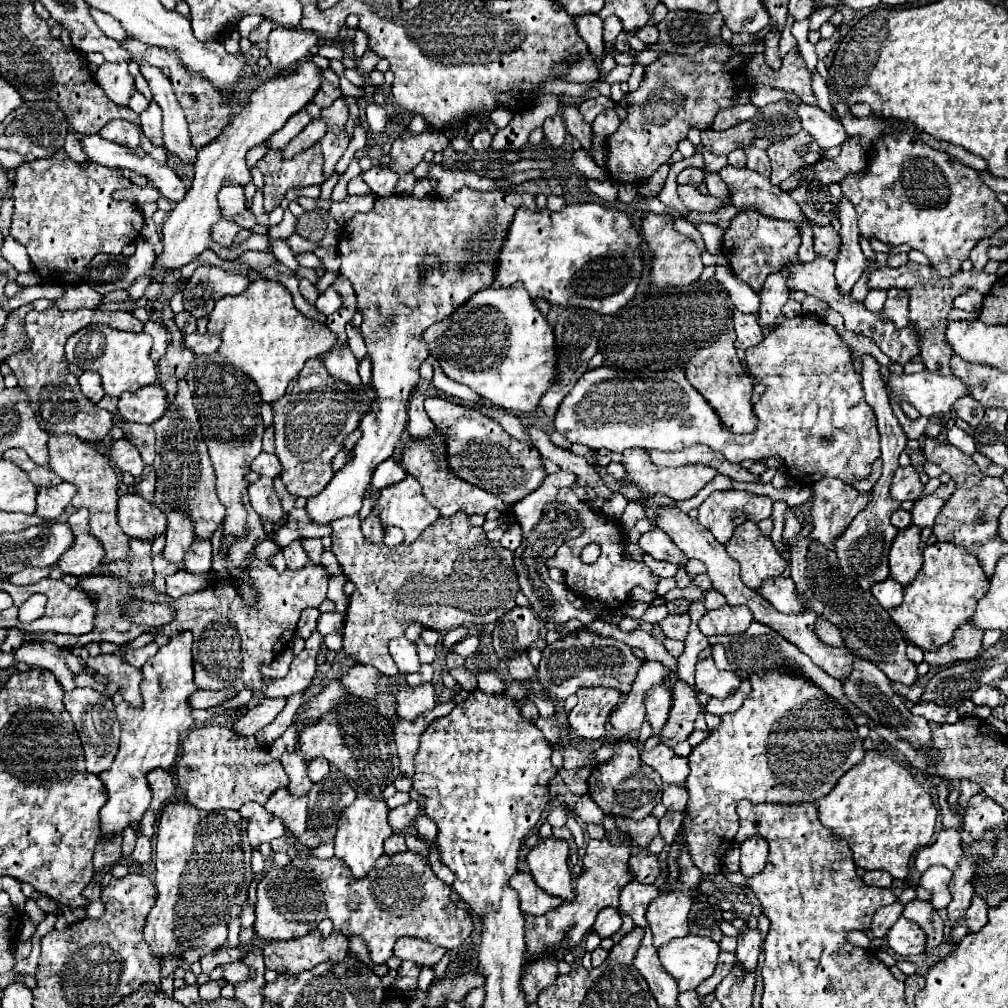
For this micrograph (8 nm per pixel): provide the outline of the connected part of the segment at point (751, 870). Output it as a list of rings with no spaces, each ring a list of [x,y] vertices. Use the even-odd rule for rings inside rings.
[[[751,836],[741,844],[741,872],[751,878],[759,874],[767,864],[769,844],[761,836]]]

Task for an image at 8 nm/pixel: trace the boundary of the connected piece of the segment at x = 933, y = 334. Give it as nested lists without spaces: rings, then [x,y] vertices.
[[[869,262],[869,268],[865,270],[869,274],[869,288],[875,290],[889,290],[889,288],[901,288],[901,290],[907,290],[909,296],[911,296],[911,302],[909,302],[909,310],[911,310],[911,324],[915,324],[917,332],[921,334],[921,358],[923,358],[923,364],[927,370],[931,372],[937,372],[937,374],[943,374],[943,376],[953,376],[951,372],[951,356],[953,356],[953,348],[951,344],[947,342],[945,338],[945,330],[947,330],[947,312],[953,308],[953,300],[955,296],[967,292],[967,290],[977,290],[981,294],[987,294],[987,290],[995,284],[997,276],[995,274],[987,274],[987,272],[957,272],[955,276],[951,278],[943,278],[935,272],[935,268],[931,266],[923,266],[923,264],[915,264],[915,262],[909,262],[901,268],[879,268],[875,270],[875,264]]]

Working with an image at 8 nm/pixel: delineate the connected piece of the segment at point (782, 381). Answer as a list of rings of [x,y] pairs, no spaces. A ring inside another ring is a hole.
[[[807,314],[795,316],[771,330],[761,344],[745,350],[745,360],[753,378],[767,380],[763,398],[753,405],[753,414],[757,416],[759,424],[751,434],[729,432],[707,400],[689,384],[689,380],[685,380],[683,372],[631,376],[631,372],[609,366],[587,370],[581,376],[555,414],[555,430],[561,432],[569,442],[579,442],[593,450],[605,448],[609,452],[623,452],[627,448],[675,452],[693,444],[705,444],[711,450],[721,452],[729,462],[759,460],[763,456],[779,454],[790,477],[804,484],[817,482],[825,476],[841,478],[845,484],[851,484],[855,478],[865,478],[871,474],[873,462],[881,456],[877,420],[871,406],[863,400],[861,378],[853,366],[853,350],[841,340],[833,326]],[[823,434],[829,438],[827,442],[823,442]]]

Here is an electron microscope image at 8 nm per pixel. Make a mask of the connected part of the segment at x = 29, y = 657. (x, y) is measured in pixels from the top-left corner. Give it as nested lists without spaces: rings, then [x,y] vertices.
[[[29,642],[29,644],[23,644],[15,652],[15,660],[25,662],[31,668],[43,668],[43,670],[53,672],[57,676],[59,684],[65,690],[75,690],[77,688],[75,674],[67,668],[67,662],[65,662],[65,656],[63,656],[61,648],[55,646],[53,642],[45,642],[45,644],[43,642]]]

